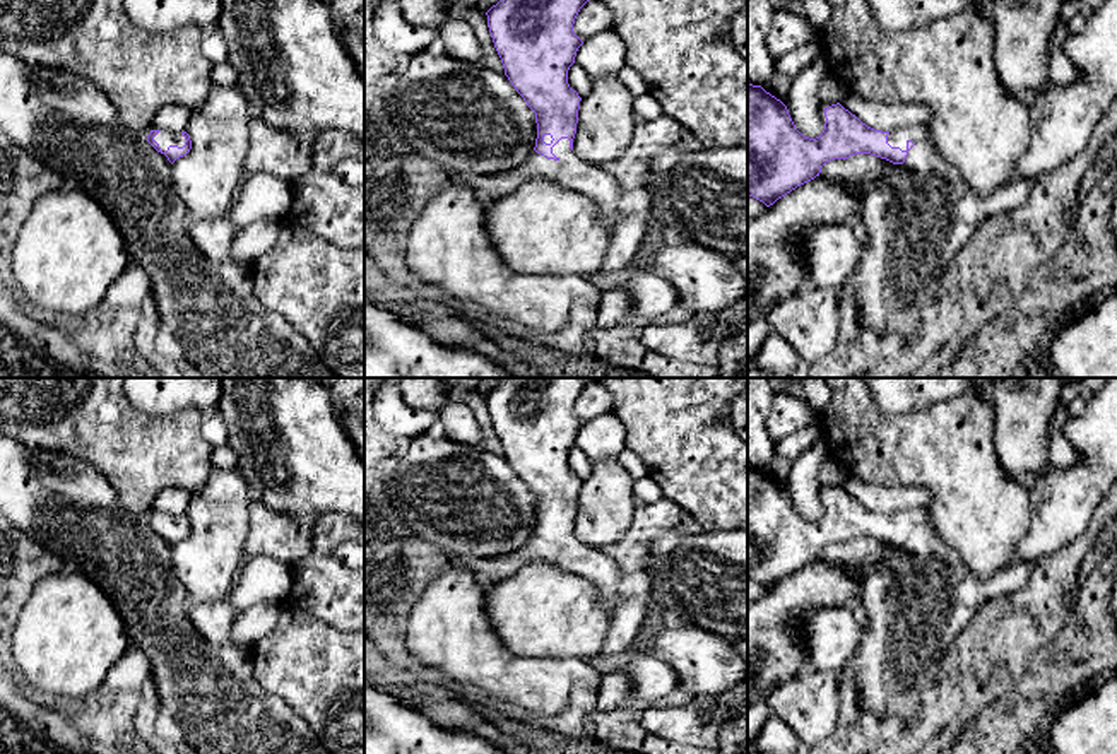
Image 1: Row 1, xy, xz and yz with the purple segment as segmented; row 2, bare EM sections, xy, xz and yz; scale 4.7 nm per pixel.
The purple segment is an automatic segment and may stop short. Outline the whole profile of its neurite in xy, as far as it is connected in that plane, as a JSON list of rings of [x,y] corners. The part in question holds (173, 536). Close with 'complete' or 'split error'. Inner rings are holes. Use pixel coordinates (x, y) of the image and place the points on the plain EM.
[[[151,513],[147,525],[173,547],[176,542],[186,539],[192,532],[192,523],[186,515],[171,516],[168,513]]] | split error

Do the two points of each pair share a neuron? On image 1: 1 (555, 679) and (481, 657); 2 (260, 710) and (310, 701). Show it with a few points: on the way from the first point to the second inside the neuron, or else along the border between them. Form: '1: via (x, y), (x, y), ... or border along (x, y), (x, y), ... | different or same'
1: via (536, 679), (515, 679), (500, 674) | same
2: border along (255, 679), (291, 706), (313, 734) | different

